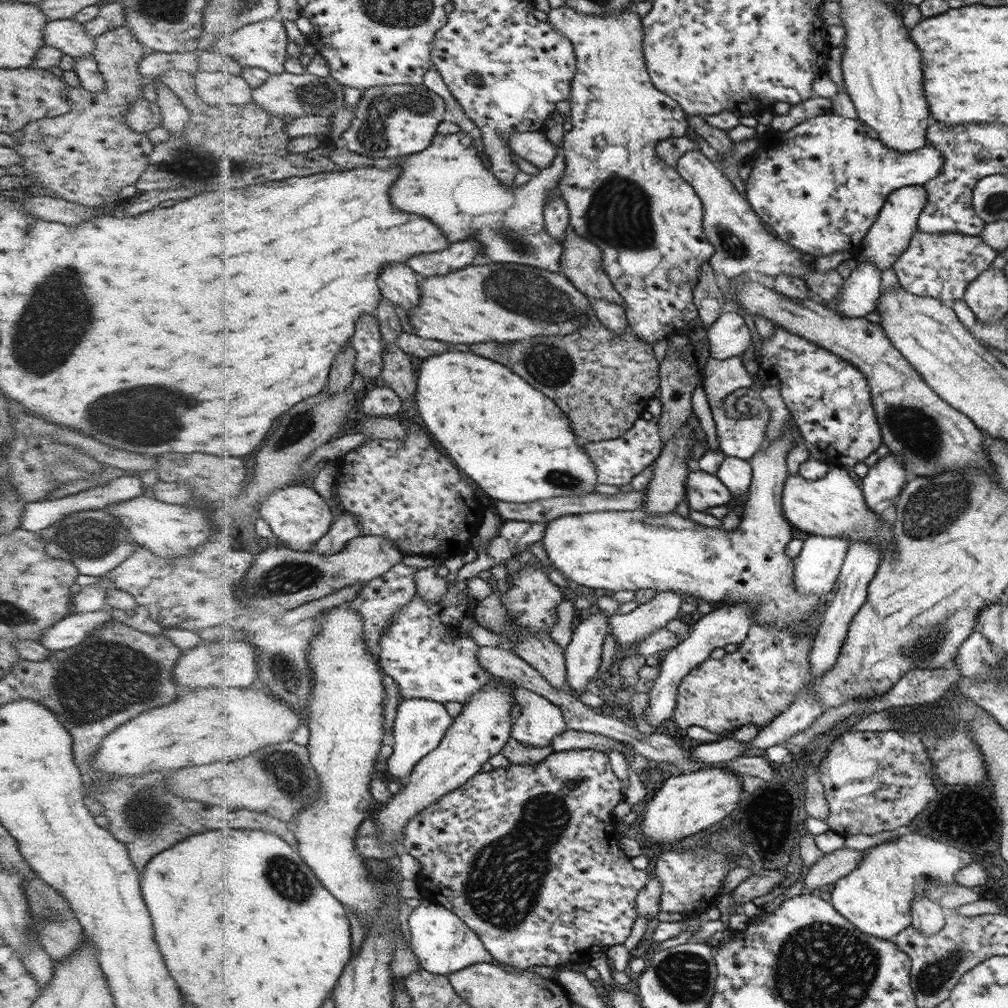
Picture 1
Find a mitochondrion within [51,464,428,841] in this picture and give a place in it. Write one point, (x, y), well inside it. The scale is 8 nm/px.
(282, 578)

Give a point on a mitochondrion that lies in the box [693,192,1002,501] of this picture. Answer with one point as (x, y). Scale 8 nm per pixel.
(915, 429)

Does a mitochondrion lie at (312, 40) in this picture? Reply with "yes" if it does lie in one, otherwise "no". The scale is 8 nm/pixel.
no

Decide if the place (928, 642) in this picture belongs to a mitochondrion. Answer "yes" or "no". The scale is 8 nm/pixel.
yes

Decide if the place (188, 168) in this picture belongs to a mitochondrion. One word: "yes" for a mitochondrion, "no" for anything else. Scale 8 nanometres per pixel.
yes

